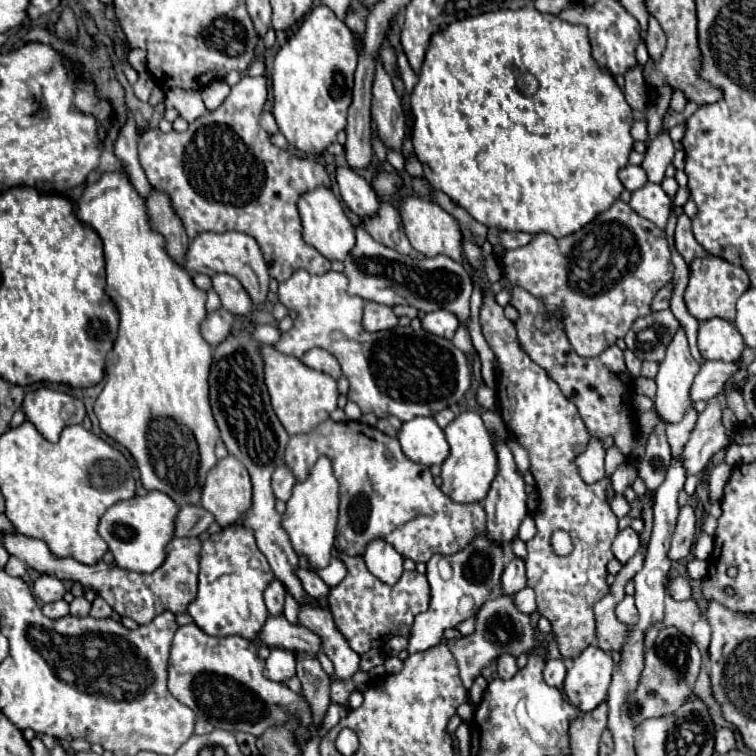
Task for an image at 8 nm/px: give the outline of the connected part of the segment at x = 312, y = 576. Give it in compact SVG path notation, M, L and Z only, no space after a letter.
M298 567L298 569L296 569L296 575L298 575L304 591L306 591L310 597L320 599L320 597L326 597L326 595L330 593L330 587L328 587L314 571L308 571L308 569Z

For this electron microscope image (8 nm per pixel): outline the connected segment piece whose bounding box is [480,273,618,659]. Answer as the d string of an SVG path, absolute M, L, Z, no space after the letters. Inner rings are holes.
M480 273L480 285L484 293L480 325L500 365L500 415L510 433L530 453L530 471L536 479L540 495L538 513L534 515L538 533L526 543L528 587L536 593L538 611L552 623L560 653L564 659L574 659L594 643L596 621L592 609L600 597L608 595L606 563L614 557L612 541L618 533L618 519L606 501L608 479L594 485L582 481L576 469L576 457L588 447L590 435L578 415L576 405L568 401L548 373L520 349L516 327L504 317L504 311L494 301L494 295L488 293L488 279L484 273ZM558 529L566 531L574 543L572 553L566 557L556 555L550 545L550 537Z

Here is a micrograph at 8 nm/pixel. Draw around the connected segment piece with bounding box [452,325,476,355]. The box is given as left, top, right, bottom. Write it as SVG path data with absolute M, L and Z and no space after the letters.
M464 325L458 327L452 343L454 343L460 351L464 351L464 353L468 353L468 355L476 355L476 349L472 347L472 341L470 341L470 333L468 333L468 329L466 329Z

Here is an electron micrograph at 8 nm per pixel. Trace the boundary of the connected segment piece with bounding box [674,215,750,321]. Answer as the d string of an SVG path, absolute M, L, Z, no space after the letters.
M688 215L678 217L678 225L676 225L676 233L674 233L674 247L686 259L686 263L690 267L690 281L688 281L688 287L684 293L684 301L686 301L690 315L694 315L698 321L706 321L712 317L734 321L736 301L750 287L746 271L720 257L710 255L700 243L696 243L696 239L692 235L692 221Z

